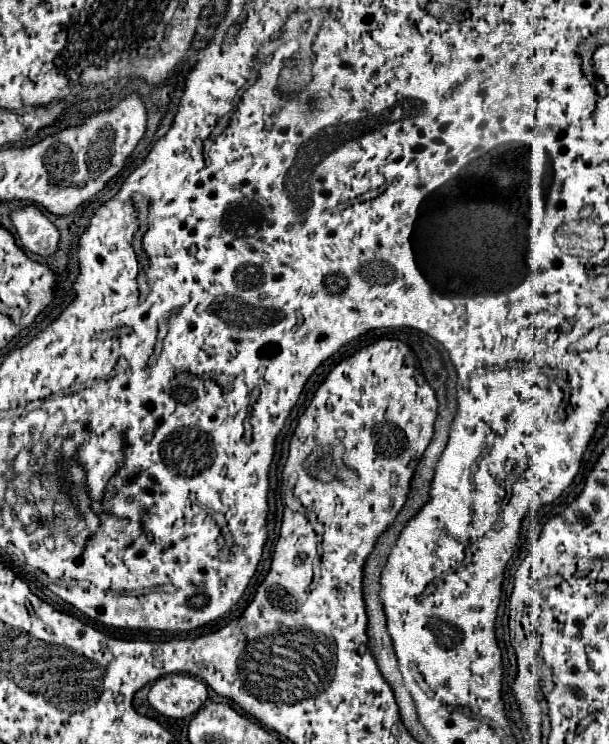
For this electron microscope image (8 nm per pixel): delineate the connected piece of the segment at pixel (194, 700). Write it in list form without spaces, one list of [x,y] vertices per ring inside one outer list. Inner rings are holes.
[[[187,674],[159,678],[149,690],[149,704],[163,716],[184,719],[195,714],[207,700],[207,686]]]

